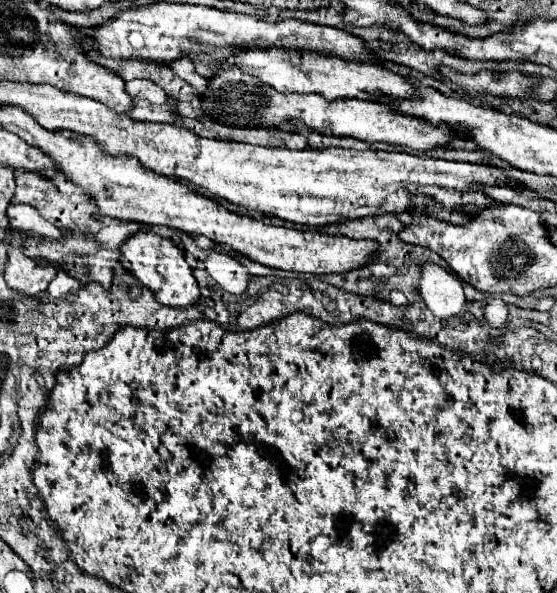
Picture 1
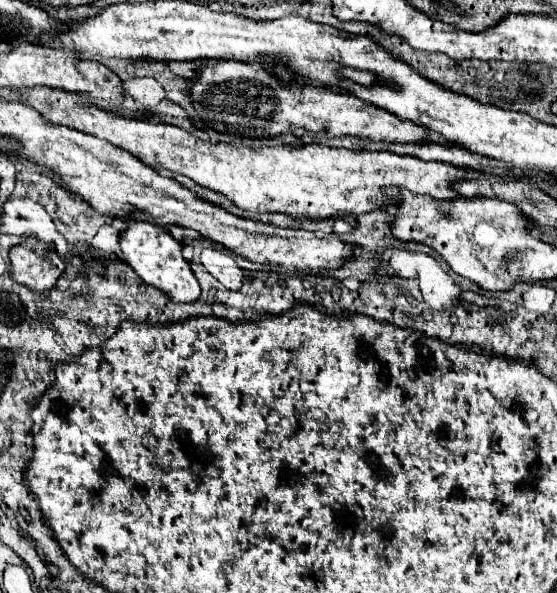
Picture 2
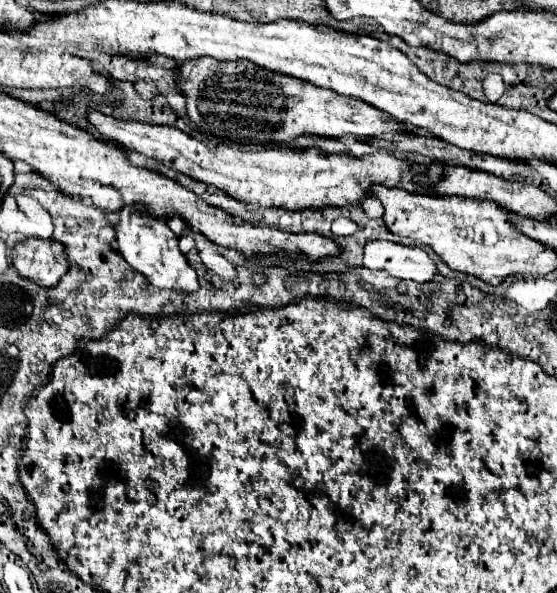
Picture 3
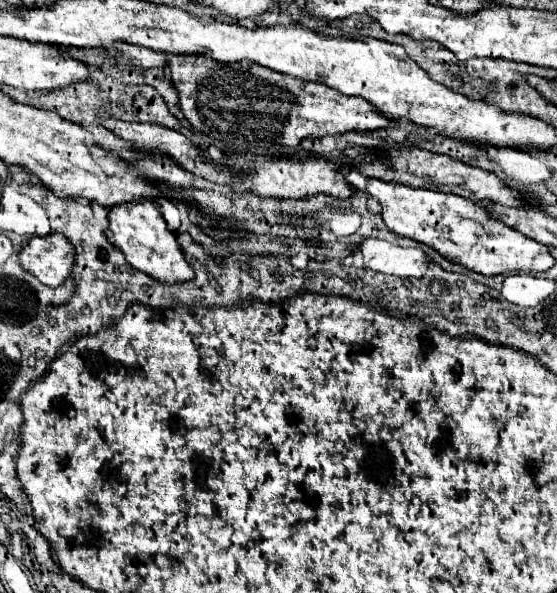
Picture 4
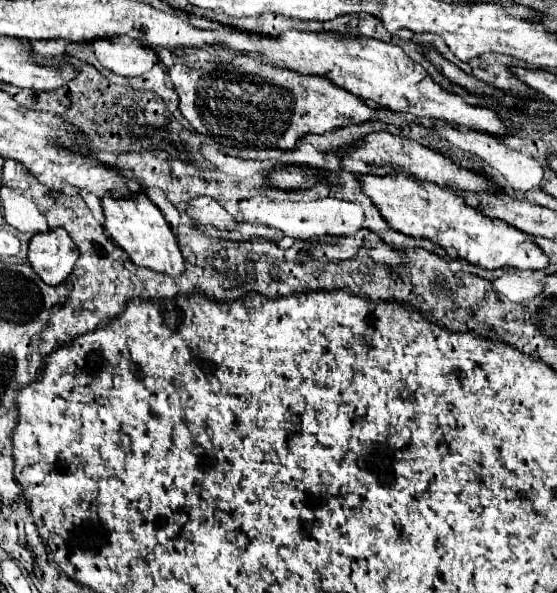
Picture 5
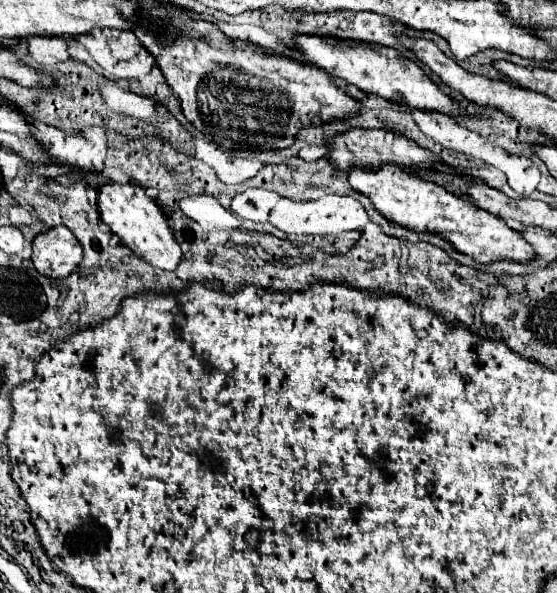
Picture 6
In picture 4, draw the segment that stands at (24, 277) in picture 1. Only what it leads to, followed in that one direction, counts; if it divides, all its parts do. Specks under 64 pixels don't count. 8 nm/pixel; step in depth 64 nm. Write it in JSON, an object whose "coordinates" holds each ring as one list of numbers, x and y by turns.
{"coordinates":[[52,232,50,236,34,236,28,242,24,242,24,248,20,252,20,264,34,274,42,284,46,286,60,286,70,276,74,266,76,250,58,232]]}

